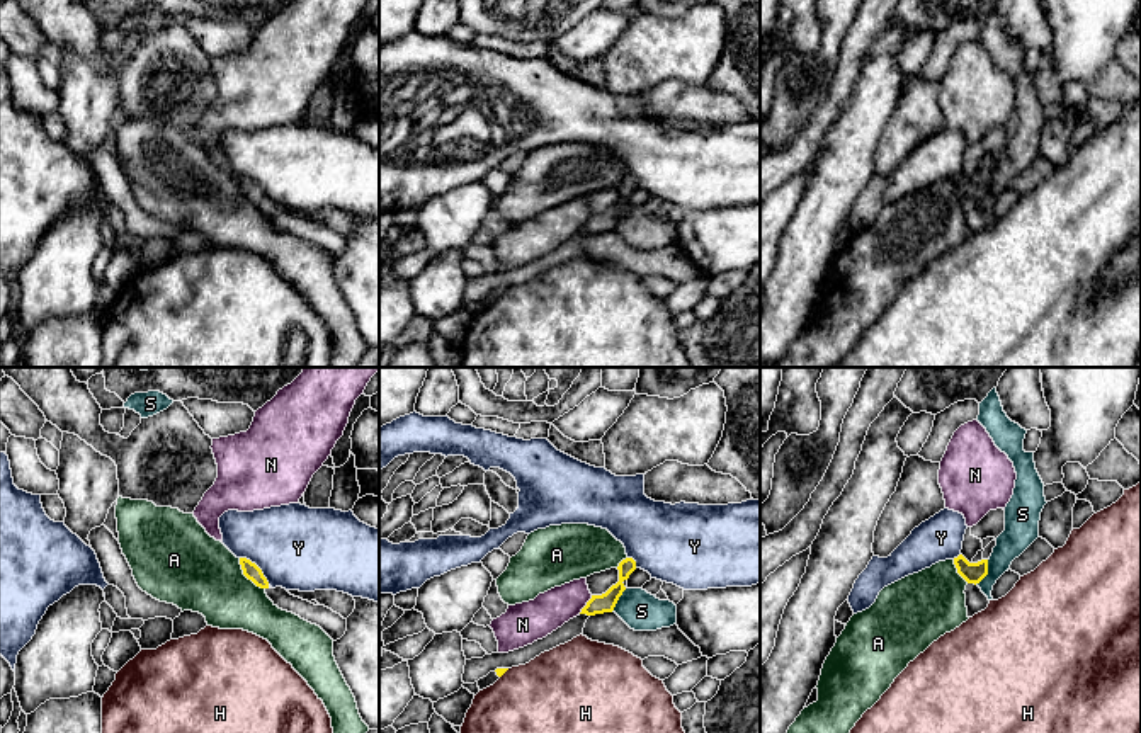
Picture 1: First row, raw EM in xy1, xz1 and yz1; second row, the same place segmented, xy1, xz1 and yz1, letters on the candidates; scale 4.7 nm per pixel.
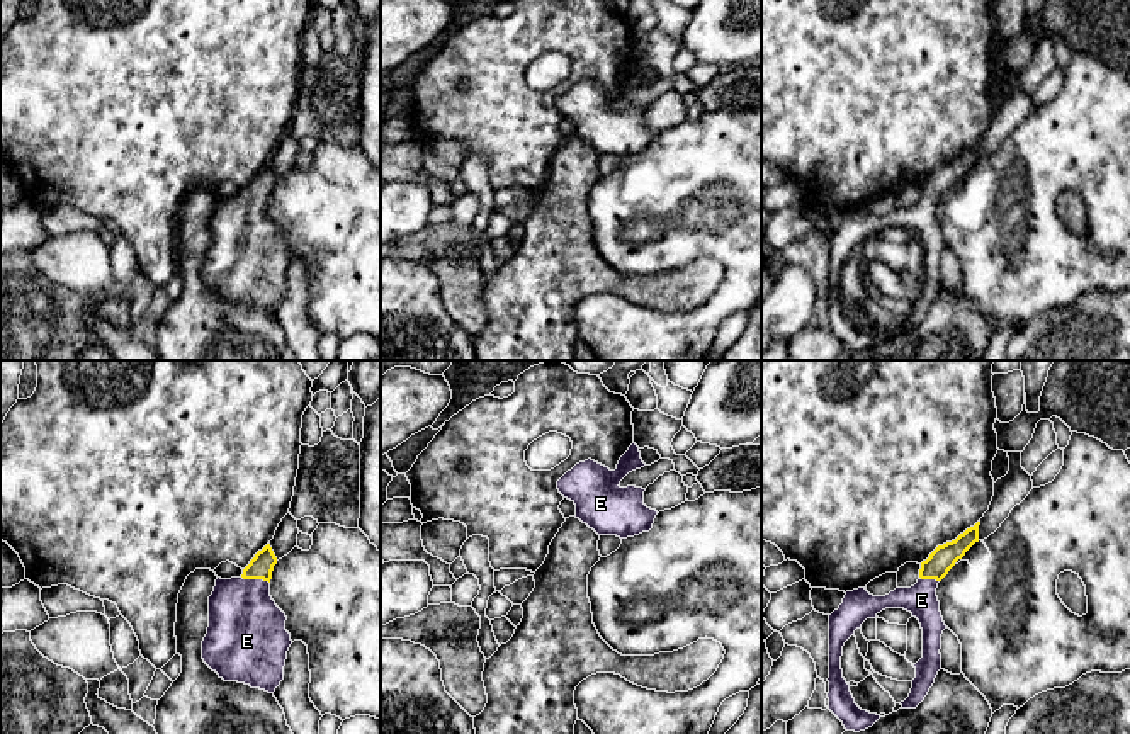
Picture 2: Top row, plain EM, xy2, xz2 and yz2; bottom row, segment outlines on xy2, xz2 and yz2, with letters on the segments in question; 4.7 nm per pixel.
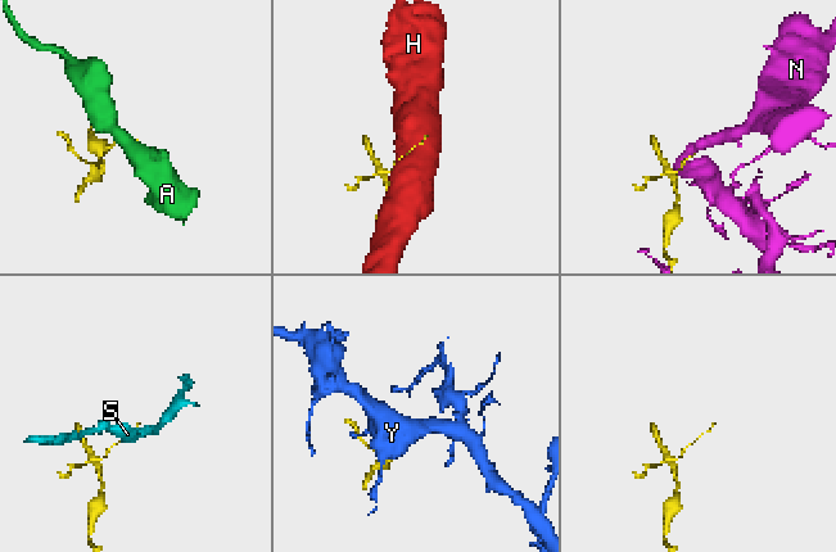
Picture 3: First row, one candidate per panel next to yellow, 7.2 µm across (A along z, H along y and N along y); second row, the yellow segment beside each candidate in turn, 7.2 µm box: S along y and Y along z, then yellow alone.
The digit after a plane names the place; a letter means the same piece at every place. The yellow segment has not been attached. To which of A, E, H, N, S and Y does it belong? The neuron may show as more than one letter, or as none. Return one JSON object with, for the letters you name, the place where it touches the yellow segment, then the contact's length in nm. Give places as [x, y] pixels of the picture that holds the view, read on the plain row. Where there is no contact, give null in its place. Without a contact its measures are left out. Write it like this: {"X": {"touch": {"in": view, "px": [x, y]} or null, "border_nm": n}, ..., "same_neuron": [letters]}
{"E": {"touch": {"in": "xy2", "px": [255, 197]}, "border_nm": 150}, "same_neuron": ["E"]}

